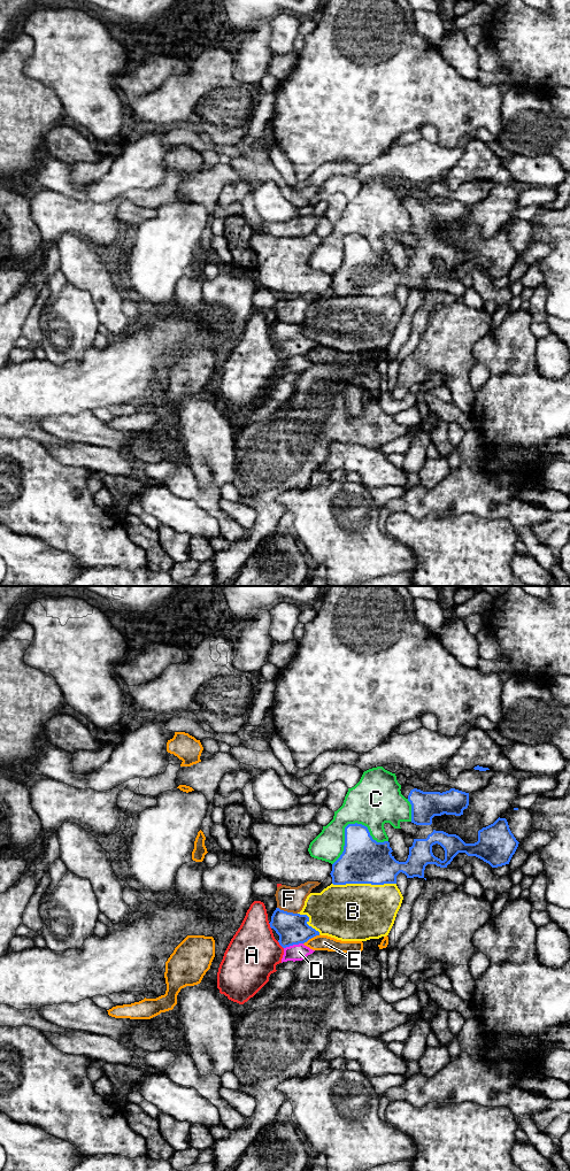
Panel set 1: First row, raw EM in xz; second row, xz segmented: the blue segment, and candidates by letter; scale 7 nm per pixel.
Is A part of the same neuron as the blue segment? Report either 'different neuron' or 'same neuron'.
different neuron

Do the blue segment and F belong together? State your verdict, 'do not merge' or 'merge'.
do not merge

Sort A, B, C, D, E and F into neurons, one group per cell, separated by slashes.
A / B / C / D / E / F

